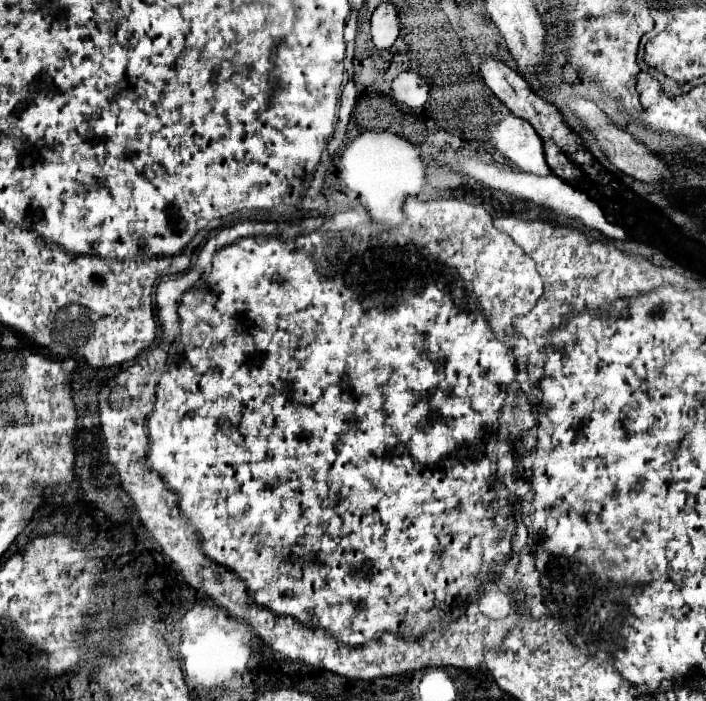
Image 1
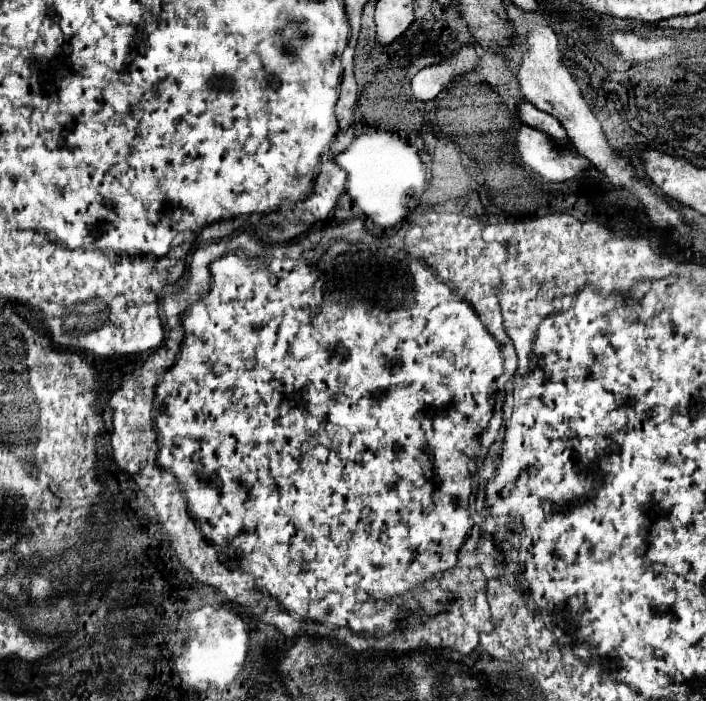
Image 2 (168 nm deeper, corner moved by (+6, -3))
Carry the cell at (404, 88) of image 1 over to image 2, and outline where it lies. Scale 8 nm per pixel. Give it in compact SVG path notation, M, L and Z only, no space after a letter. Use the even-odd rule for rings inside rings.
M464 45L456 53L452 53L448 59L440 61L438 65L422 69L412 79L414 97L420 101L434 99L452 81L476 71L478 65L480 65L480 57L478 57L476 49L472 45Z

